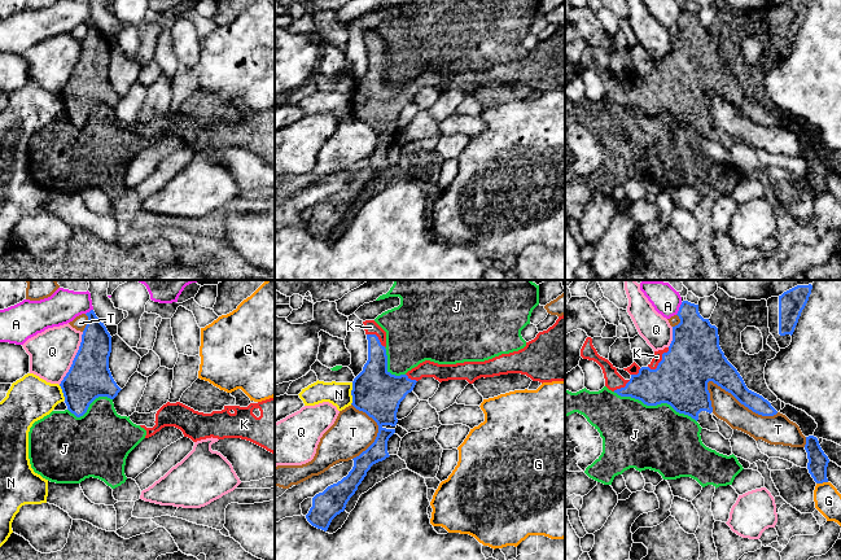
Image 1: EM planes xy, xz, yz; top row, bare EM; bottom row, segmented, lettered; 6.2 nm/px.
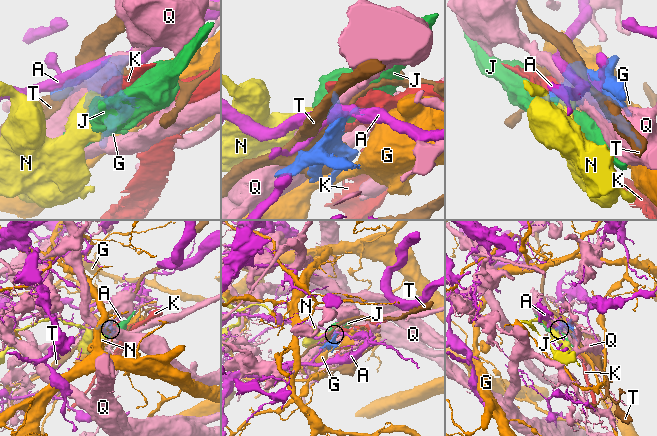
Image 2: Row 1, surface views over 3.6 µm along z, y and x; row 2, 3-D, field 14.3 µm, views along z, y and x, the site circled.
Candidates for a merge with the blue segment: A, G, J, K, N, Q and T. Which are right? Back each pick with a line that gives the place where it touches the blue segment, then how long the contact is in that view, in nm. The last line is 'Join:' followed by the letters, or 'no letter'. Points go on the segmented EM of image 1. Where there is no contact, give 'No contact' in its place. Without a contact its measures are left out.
K: Touches blue at yz (662, 359). Shared border 180 nm
Join: K

